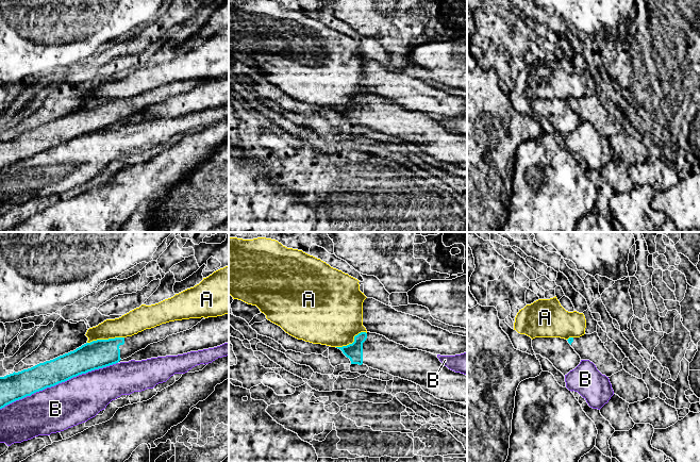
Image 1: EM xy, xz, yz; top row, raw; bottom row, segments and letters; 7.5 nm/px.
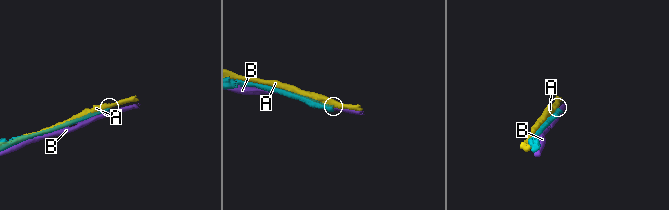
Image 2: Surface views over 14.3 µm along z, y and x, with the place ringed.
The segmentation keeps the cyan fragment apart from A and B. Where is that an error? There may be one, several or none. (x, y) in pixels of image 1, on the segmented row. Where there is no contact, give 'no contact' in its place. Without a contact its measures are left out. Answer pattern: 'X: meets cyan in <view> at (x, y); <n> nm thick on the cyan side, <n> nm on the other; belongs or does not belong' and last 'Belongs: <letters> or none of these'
A: meets cyan in xy at (105, 340); 220 nm thick on the cyan side, 170 nm on the other; does not belong
B: meets cyan in xy at (59, 382); 200 nm thick on the cyan side, 340 nm on the other; does not belong
Belongs: none of these

